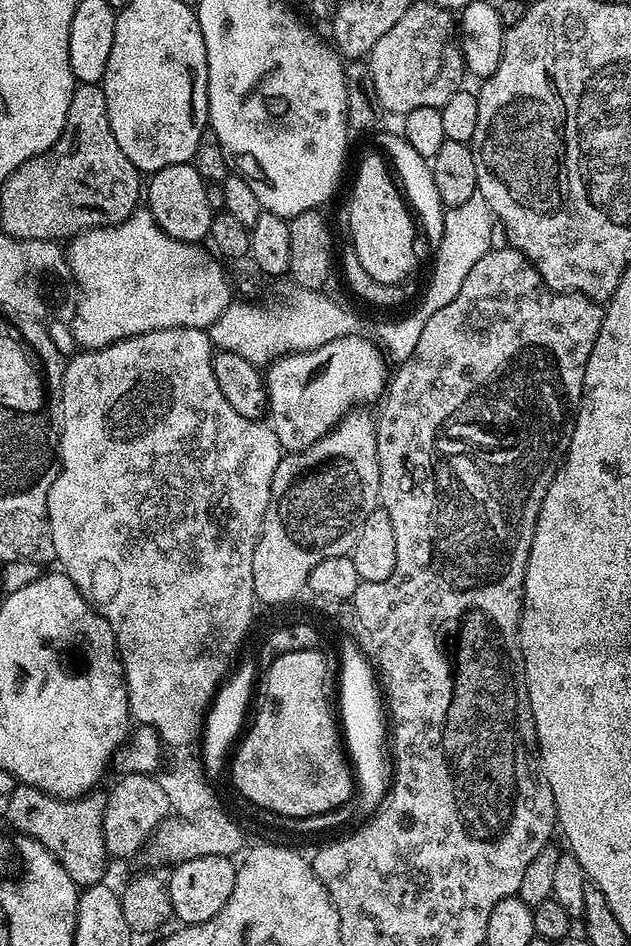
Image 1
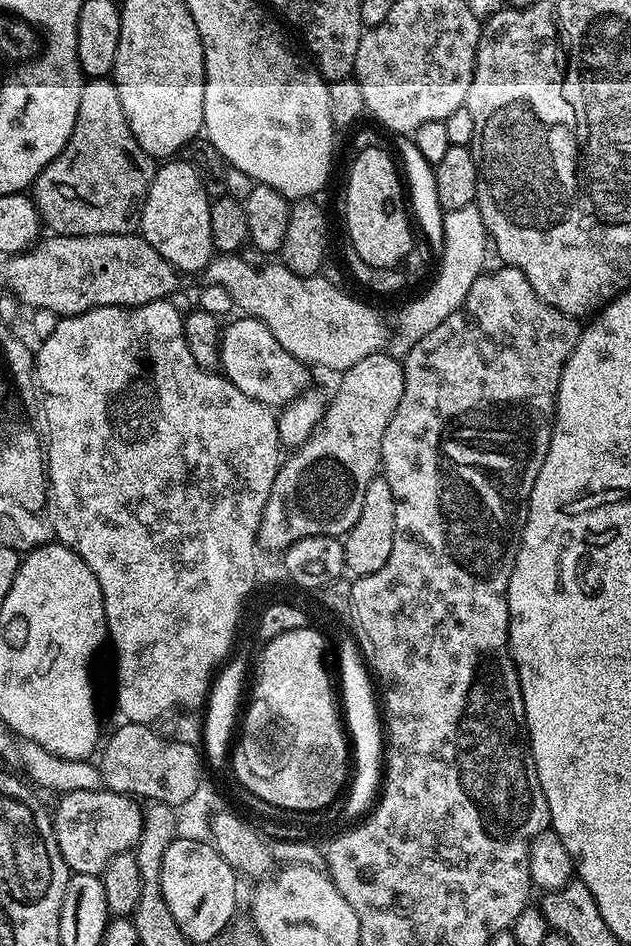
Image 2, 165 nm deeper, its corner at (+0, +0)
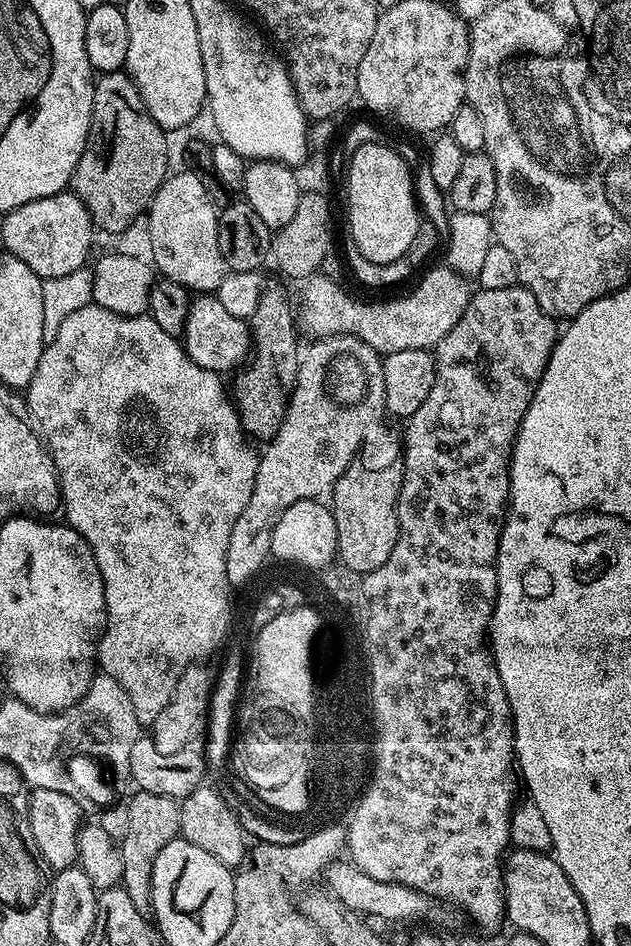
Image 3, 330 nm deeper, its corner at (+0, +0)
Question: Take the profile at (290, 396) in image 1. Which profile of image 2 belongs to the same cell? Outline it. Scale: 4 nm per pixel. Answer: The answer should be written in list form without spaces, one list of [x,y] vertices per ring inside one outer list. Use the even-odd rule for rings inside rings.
[[[241,315],[232,325],[223,329],[220,338],[222,375],[238,386],[242,394],[269,406],[283,406],[301,396],[309,387],[309,369],[298,358],[291,356],[278,343],[278,338],[266,330],[261,320]]]

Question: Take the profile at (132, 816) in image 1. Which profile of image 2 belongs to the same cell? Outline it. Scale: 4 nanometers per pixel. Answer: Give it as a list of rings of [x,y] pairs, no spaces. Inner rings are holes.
[[[74,790],[57,800],[60,801],[56,804],[56,816],[51,817],[52,830],[69,873],[100,876],[110,858],[133,851],[140,840],[144,808],[139,799],[107,790]]]

